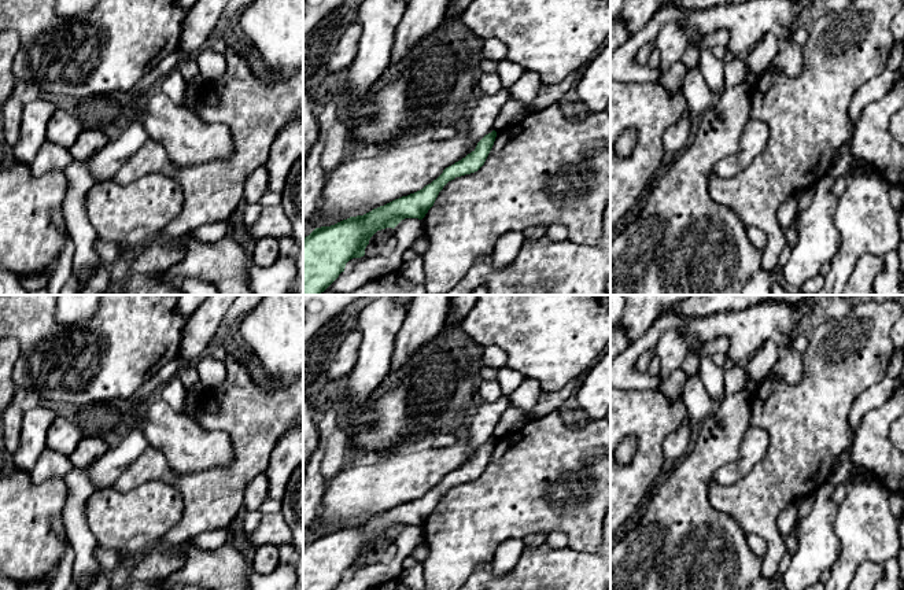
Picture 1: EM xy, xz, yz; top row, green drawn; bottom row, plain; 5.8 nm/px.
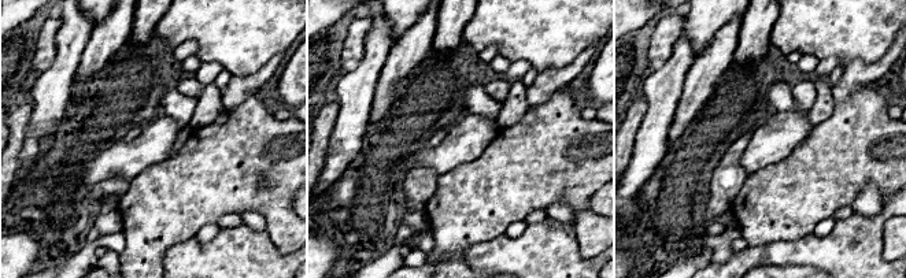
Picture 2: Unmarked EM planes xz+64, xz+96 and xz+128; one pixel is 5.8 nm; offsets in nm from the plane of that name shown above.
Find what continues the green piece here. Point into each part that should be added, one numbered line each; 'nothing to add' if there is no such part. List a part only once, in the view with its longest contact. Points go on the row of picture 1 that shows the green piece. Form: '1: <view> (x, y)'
nothing to add

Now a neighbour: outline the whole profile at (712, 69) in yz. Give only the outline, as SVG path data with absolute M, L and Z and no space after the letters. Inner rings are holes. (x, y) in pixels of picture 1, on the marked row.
M712 48L701 49L701 59L698 69L709 86L713 97L722 95L726 89L724 85L724 60L717 59Z

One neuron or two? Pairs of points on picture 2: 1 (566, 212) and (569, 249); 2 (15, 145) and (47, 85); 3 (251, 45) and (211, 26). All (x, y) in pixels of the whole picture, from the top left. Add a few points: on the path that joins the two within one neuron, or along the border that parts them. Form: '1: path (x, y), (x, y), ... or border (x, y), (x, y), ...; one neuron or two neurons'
1: border (547, 215), (562, 223), (573, 221); two neurons
2: border (32, 104), (32, 118), (29, 121); two neurons
3: path (241, 36), (236, 30), (224, 30), (221, 28); one neuron

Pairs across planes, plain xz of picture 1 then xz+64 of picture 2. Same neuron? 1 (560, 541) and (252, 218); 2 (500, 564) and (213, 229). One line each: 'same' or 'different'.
1: same
2: same

